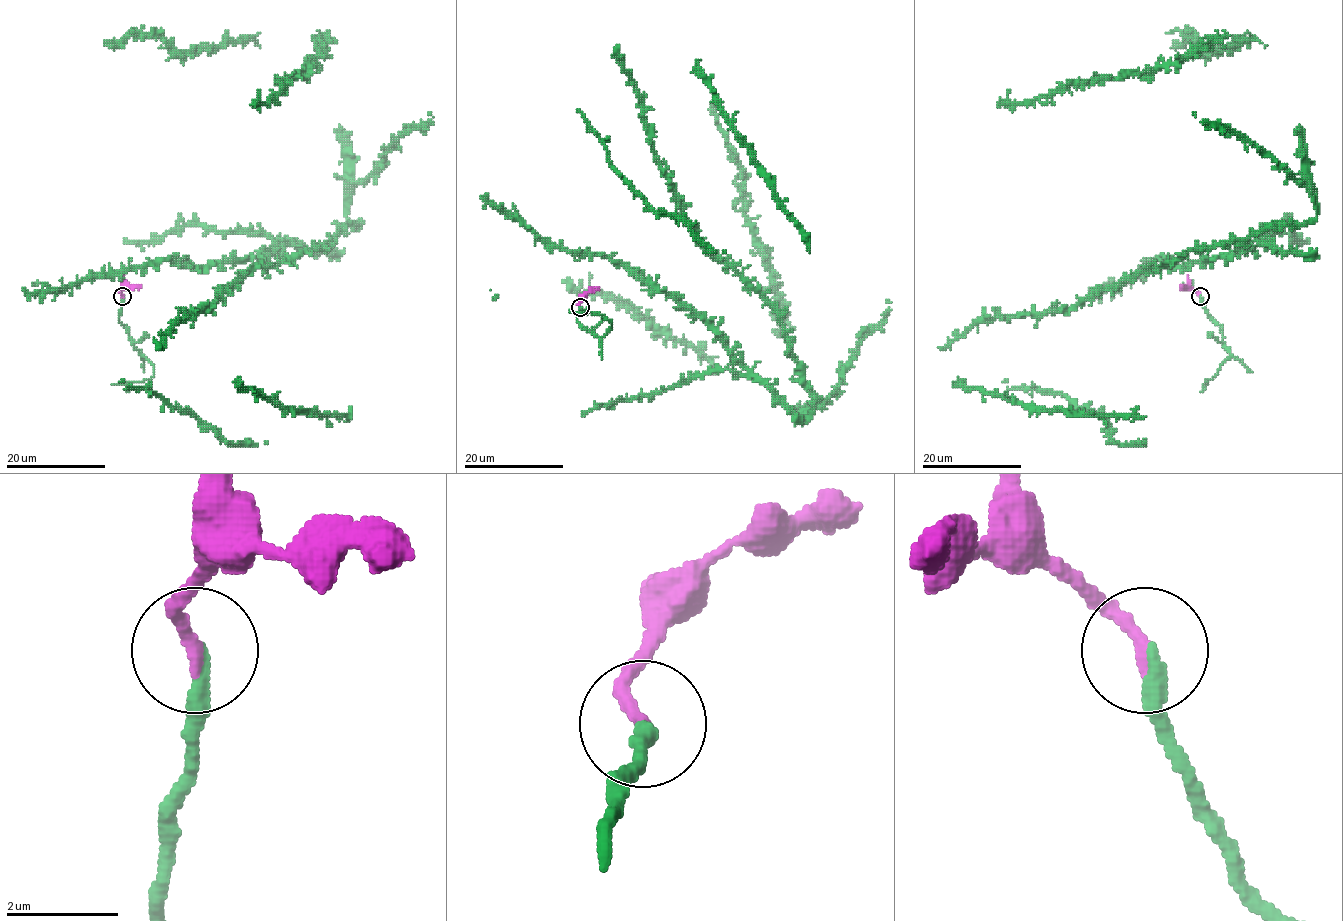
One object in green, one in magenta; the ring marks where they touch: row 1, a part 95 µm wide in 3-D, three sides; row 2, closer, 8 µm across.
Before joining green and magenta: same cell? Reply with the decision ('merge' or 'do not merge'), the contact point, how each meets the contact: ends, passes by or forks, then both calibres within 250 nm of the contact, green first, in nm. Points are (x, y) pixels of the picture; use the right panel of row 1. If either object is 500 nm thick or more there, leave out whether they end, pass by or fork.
merge; place (1200, 296); green ends; magenta ends; calibres 280 and 280 nm

